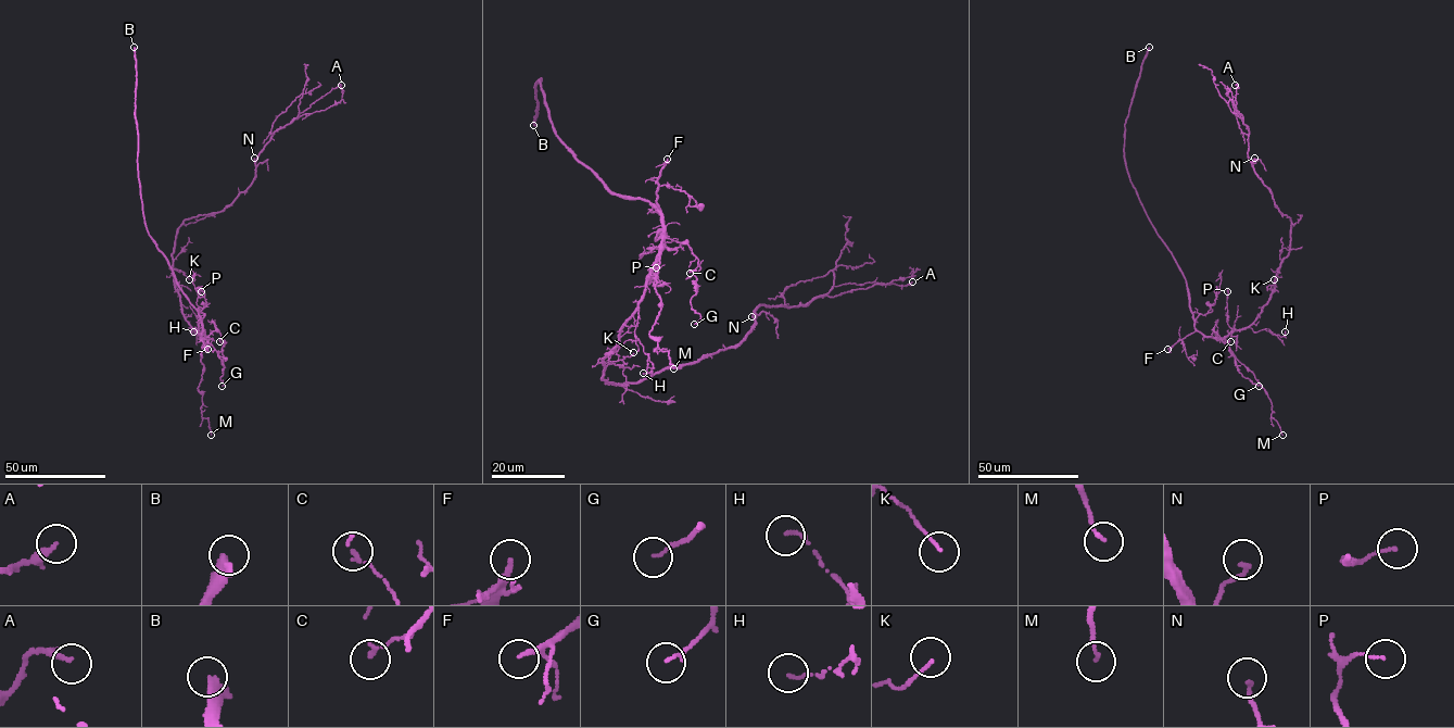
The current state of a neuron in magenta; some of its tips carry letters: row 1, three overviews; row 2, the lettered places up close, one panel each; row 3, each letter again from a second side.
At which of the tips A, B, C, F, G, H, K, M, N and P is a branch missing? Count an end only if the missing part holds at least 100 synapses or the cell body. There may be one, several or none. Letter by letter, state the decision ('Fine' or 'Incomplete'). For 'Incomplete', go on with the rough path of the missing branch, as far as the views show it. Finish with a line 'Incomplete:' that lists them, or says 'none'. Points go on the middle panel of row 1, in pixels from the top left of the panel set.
A: Fine
B: Incomplete
C: Fine
F: Incomplete. Course of what is missing: (667, 159), (672, 148), (667, 141), (678, 136), (678, 127), (662, 113), (666, 114)
G: Fine
H: Fine
K: Fine
M: Fine
N: Fine
P: Fine
Incomplete: B, F

